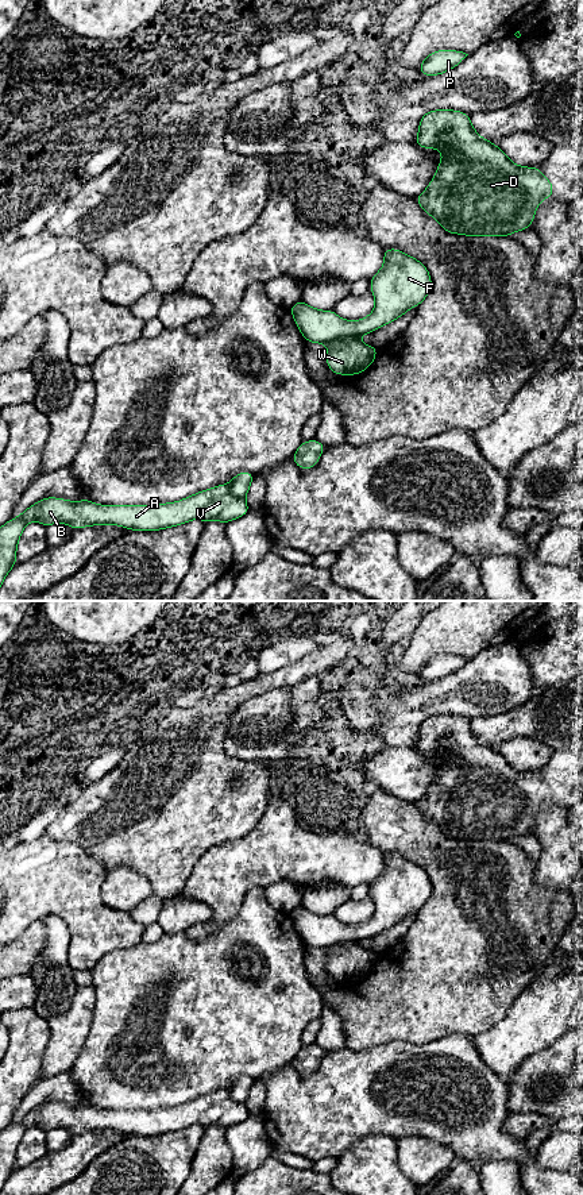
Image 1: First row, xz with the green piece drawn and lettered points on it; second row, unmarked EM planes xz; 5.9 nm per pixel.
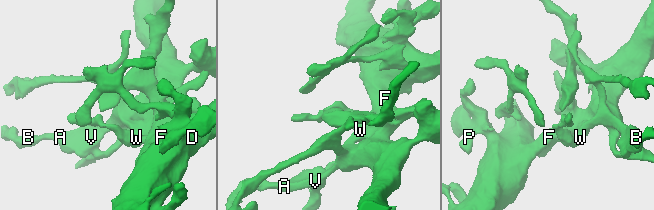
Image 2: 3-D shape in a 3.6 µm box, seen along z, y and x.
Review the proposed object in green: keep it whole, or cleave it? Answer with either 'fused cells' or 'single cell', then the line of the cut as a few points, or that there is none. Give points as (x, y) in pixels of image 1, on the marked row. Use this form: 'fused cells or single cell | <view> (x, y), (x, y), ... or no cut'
fused cells | xz (227, 484), (234, 494), (243, 498)

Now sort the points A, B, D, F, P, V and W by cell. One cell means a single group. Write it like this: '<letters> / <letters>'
A B V / D F P W

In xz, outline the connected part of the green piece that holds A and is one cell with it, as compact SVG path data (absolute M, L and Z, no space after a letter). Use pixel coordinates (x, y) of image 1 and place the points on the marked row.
M228 485L192 494L177 502L158 505L96 505L88 498L67 501L46 497L27 508L16 519L0 527L0 586L5 575L16 564L16 547L23 528L31 521L45 527L63 523L73 529L89 525L113 524L132 531L158 531L200 519L208 521L229 521L250 512L244 498L231 493Z

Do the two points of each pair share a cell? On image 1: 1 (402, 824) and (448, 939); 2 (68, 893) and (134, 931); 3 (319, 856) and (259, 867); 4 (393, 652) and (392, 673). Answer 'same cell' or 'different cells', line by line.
1: same cell
2: same cell
3: same cell
4: same cell

